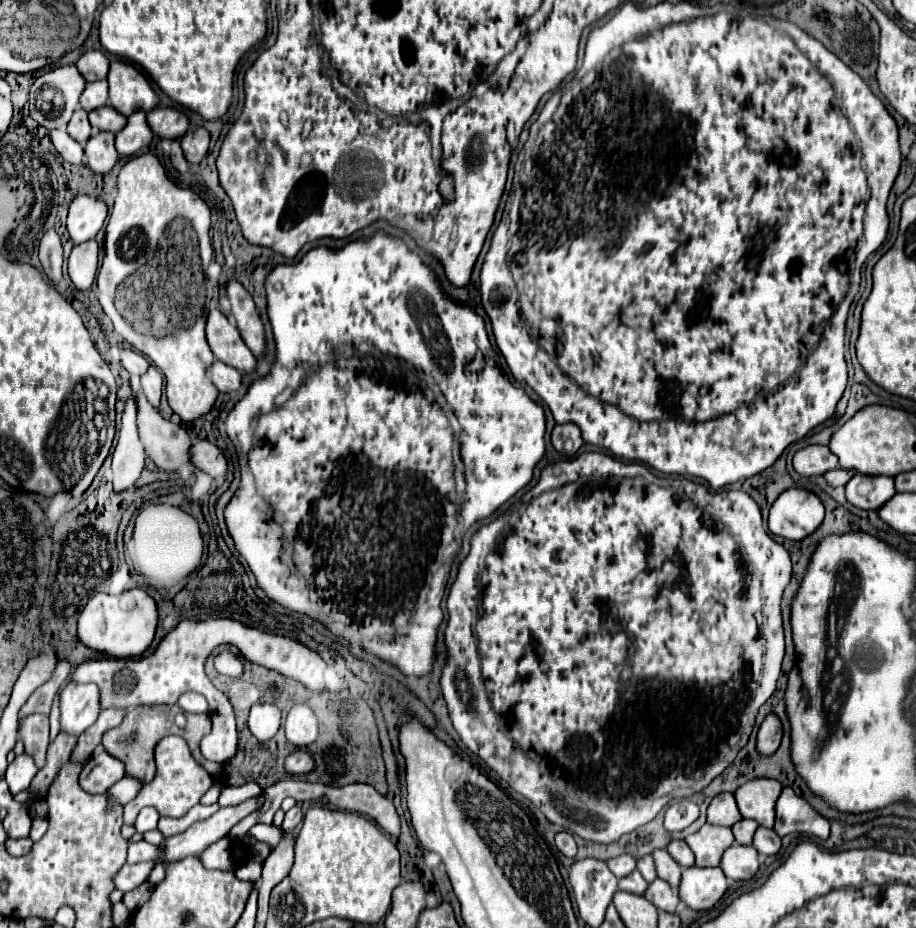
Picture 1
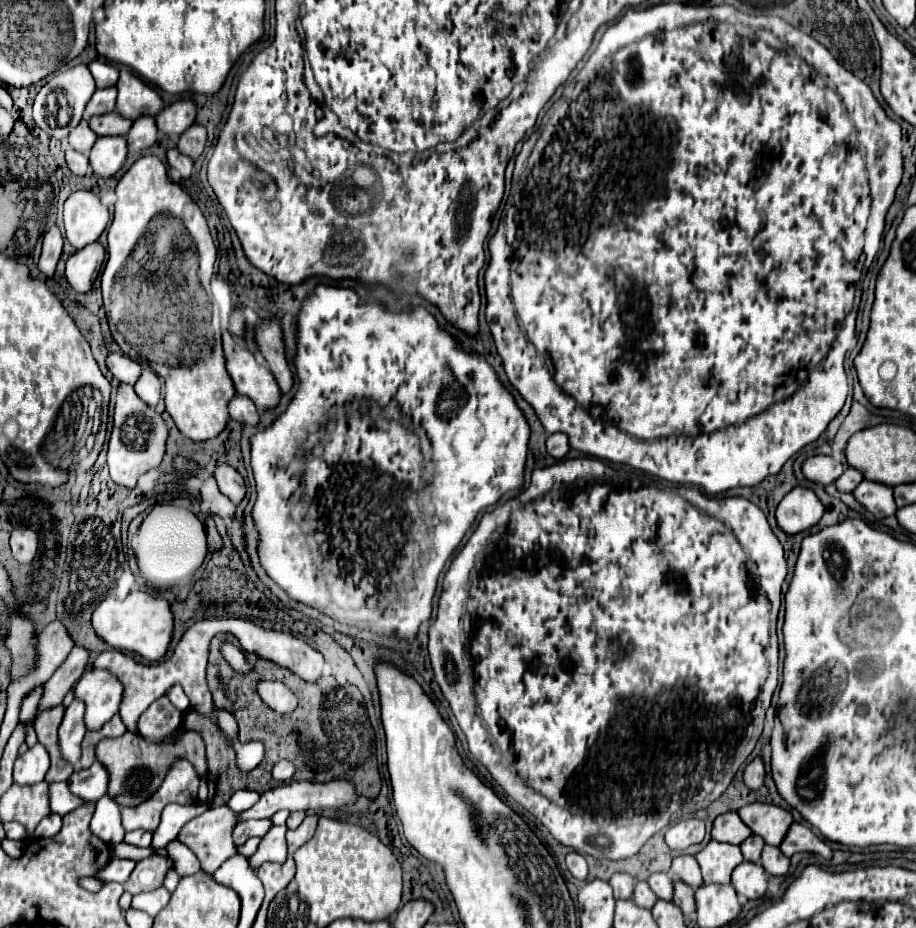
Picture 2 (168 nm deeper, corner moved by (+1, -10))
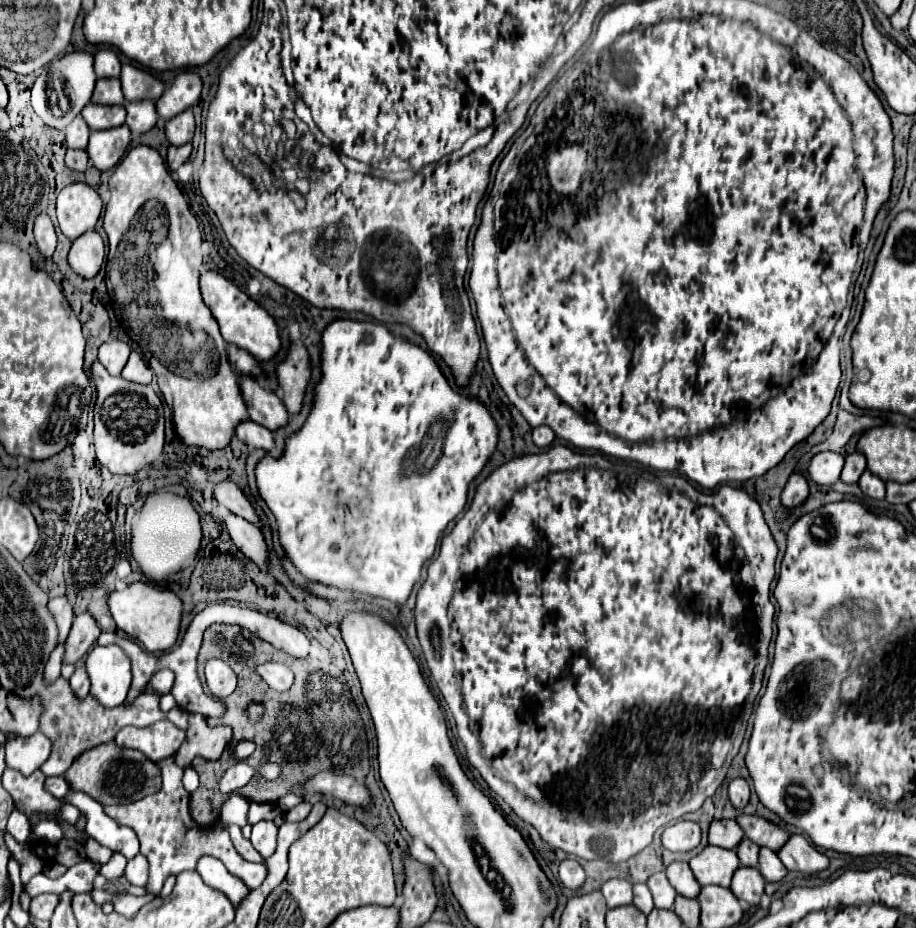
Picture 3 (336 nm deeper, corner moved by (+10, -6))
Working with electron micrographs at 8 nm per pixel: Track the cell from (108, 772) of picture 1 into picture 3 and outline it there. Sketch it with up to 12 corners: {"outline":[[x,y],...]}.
{"outline":[[64,776],[46,778],[46,790],[64,798],[70,784]]}

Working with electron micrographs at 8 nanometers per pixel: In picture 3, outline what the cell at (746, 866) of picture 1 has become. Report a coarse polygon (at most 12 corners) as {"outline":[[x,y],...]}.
{"outline":[[740,866],[730,890],[738,900],[758,906],[764,876]]}

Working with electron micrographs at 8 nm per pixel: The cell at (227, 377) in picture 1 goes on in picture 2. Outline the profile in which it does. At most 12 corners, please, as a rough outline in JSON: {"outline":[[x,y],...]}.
{"outline":[[233,398],[229,414],[243,426],[259,424],[257,408],[249,398]]}

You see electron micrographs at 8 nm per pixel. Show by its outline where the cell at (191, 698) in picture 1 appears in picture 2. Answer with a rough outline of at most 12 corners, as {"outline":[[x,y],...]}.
{"outline":[[179,684],[169,688],[167,698],[181,712],[189,708],[189,698]]}

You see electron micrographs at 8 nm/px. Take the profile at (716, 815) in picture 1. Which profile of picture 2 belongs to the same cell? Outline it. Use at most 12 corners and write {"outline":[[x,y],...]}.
{"outline":[[737,812],[715,818],[711,836],[717,842],[741,844],[753,832]]}

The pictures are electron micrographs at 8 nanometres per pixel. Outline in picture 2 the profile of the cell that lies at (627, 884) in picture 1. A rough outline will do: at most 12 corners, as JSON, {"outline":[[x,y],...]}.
{"outline":[[637,882],[633,902],[651,910],[657,896],[647,882]]}

